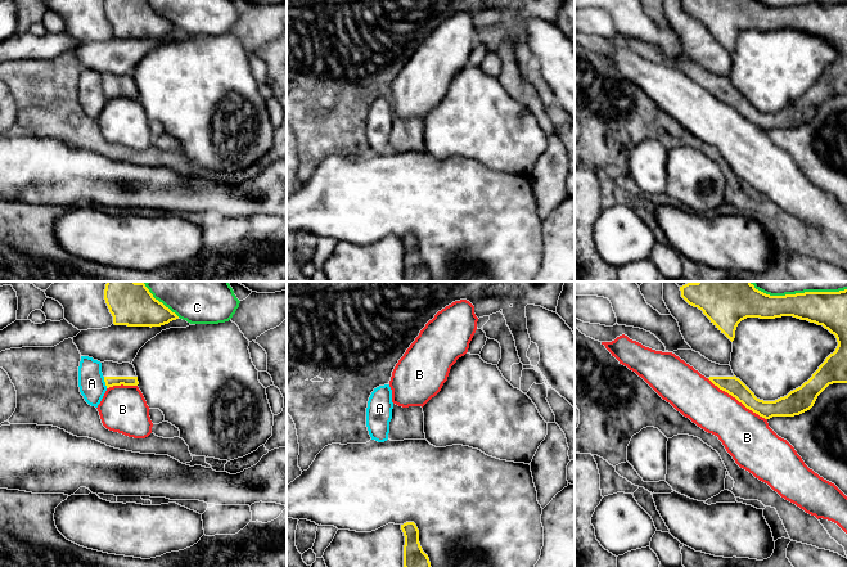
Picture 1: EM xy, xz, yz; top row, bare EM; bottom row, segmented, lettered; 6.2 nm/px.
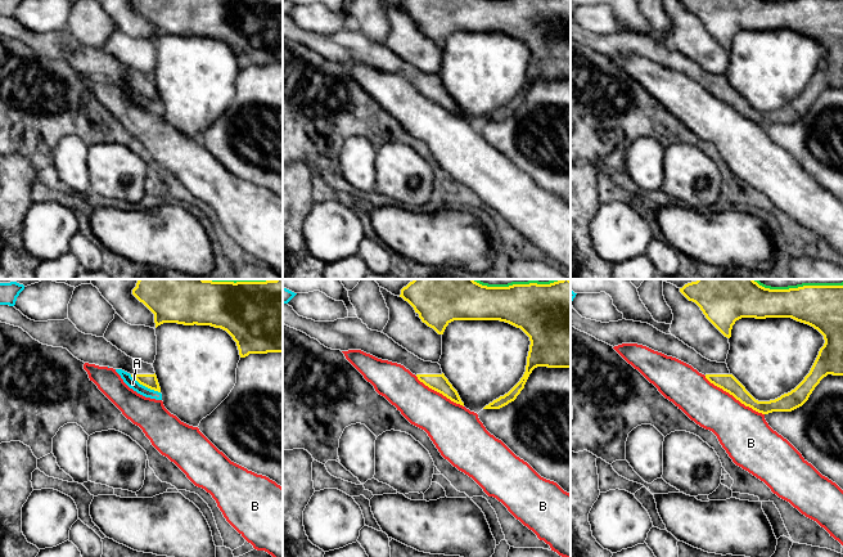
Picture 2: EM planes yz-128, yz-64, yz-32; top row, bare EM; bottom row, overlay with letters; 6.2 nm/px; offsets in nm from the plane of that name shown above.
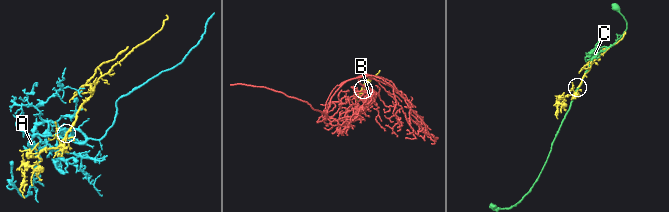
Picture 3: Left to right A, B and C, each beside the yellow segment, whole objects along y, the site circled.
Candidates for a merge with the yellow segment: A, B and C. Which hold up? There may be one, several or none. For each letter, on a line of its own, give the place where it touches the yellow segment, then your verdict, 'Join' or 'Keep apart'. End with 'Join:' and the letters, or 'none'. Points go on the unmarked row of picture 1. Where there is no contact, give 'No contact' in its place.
A: Touches yellow at xy (104, 93). Keep apart
B: Touches yellow at yz (737, 111). Keep apart
C: Touches yellow at xy (161, 14). Keep apart
Join: none

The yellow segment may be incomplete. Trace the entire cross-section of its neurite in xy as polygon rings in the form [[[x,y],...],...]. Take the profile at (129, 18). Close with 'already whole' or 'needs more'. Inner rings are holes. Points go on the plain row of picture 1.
[[[105,0],[104,12],[114,37],[152,40],[179,31],[148,0]]] | already whole

